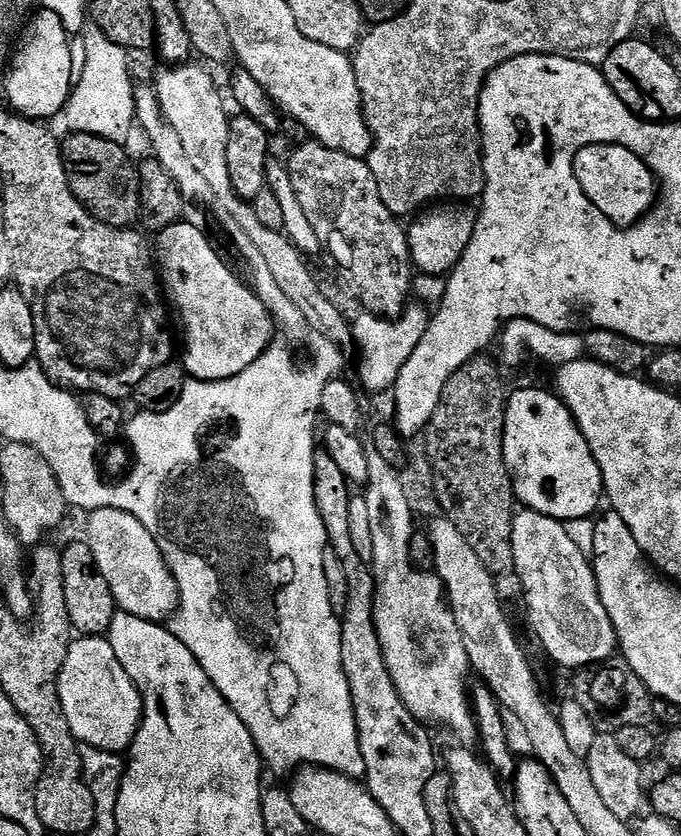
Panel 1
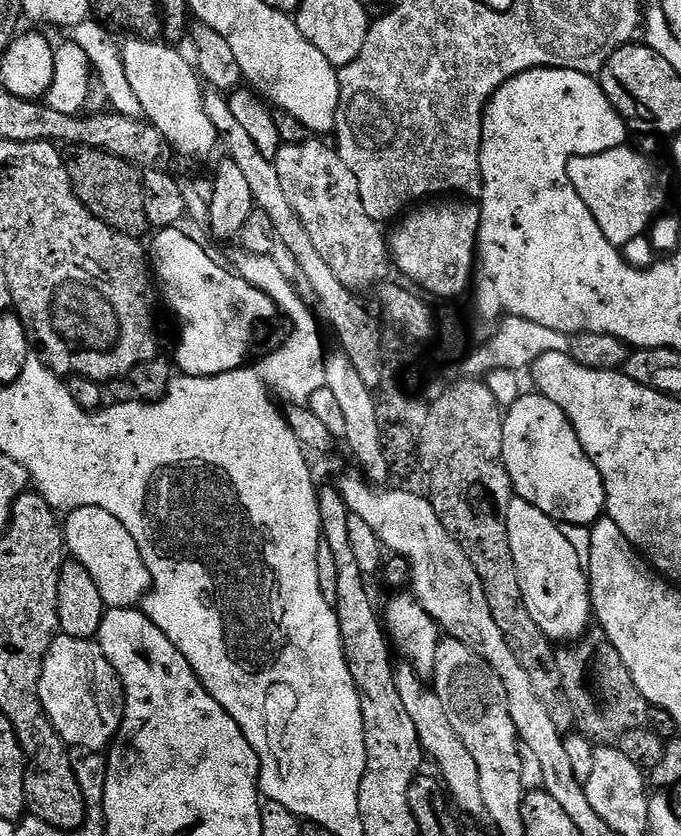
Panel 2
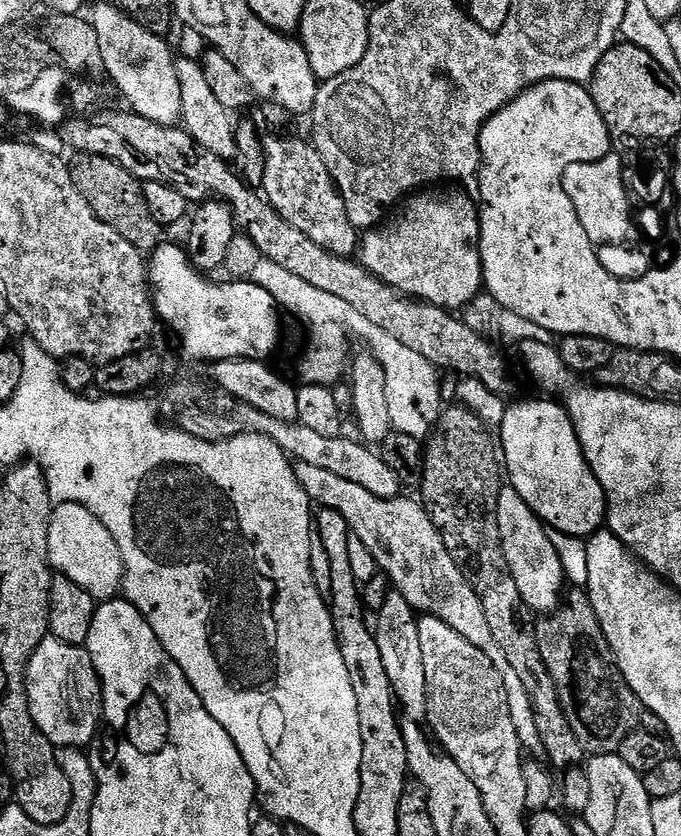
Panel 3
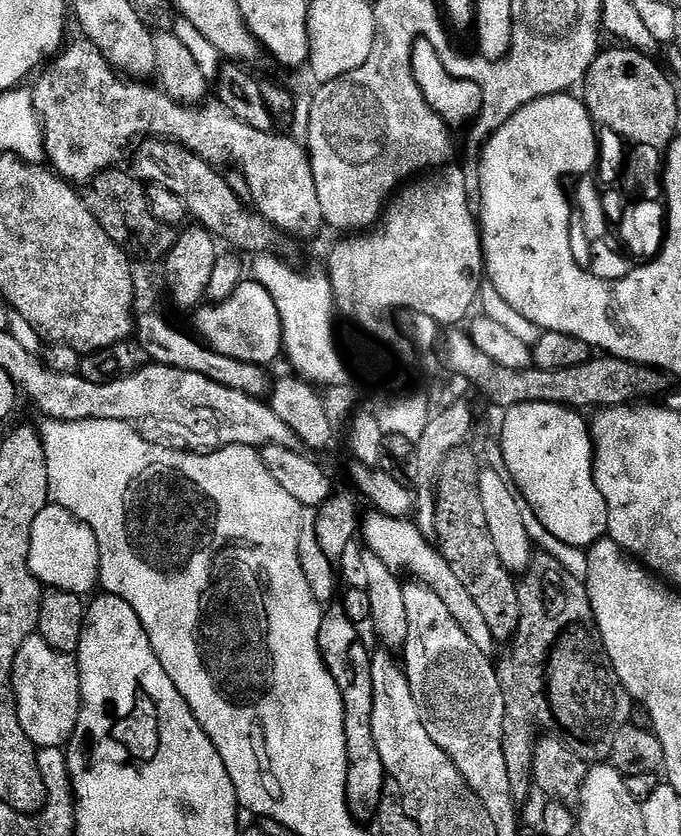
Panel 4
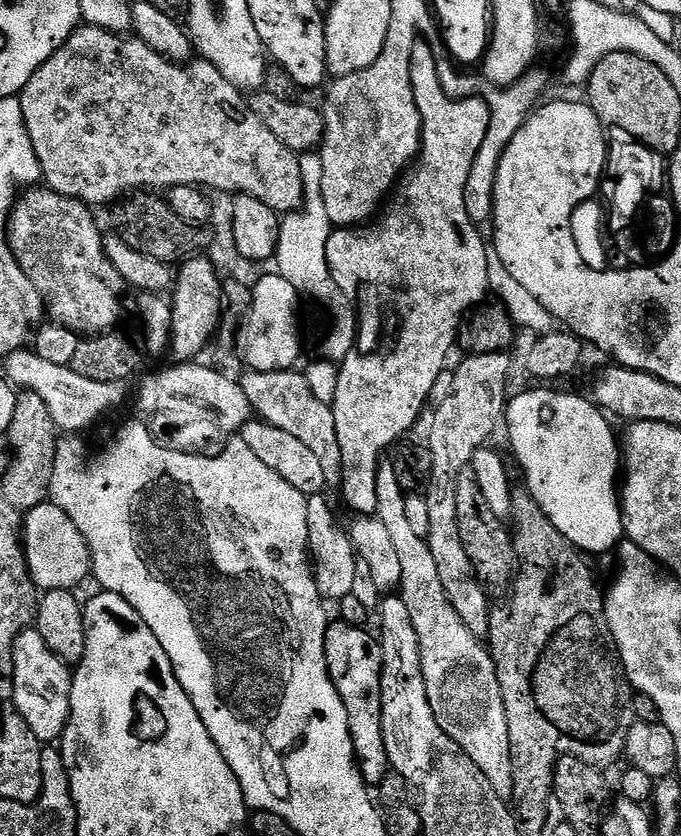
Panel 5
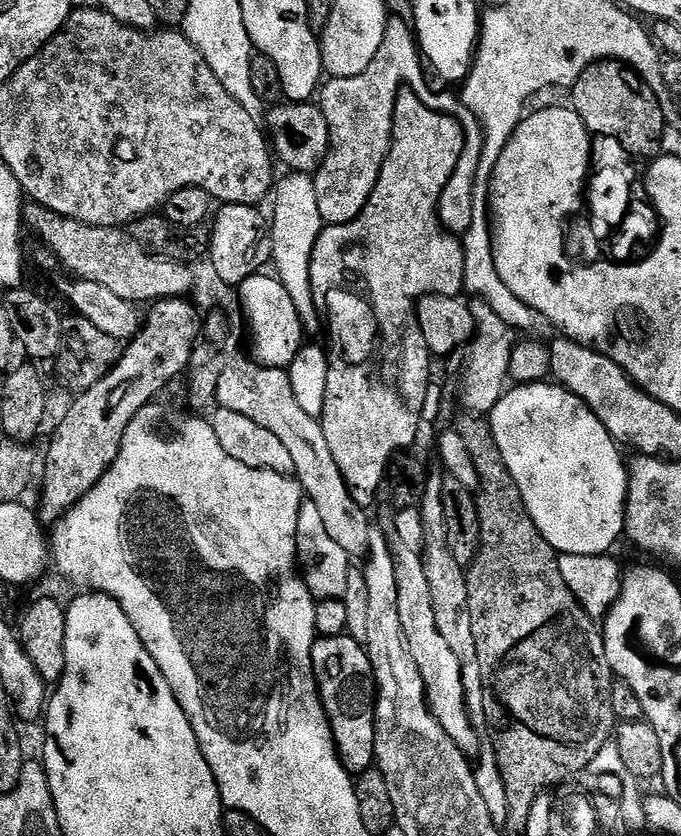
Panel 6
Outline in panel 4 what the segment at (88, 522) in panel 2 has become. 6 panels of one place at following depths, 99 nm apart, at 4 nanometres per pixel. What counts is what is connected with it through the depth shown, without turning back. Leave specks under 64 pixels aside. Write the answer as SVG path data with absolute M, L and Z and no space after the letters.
M49 502L38 514L38 518L34 518L28 565L41 585L72 592L81 598L87 597L87 592L97 591L100 582L98 538L90 526L81 522L73 512Z

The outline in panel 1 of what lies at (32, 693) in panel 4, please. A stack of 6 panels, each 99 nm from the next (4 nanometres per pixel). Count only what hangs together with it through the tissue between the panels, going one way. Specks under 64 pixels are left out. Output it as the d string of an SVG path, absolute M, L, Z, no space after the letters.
M80 636L70 643L58 674L61 706L78 743L103 751L125 753L140 728L144 697L104 636Z

